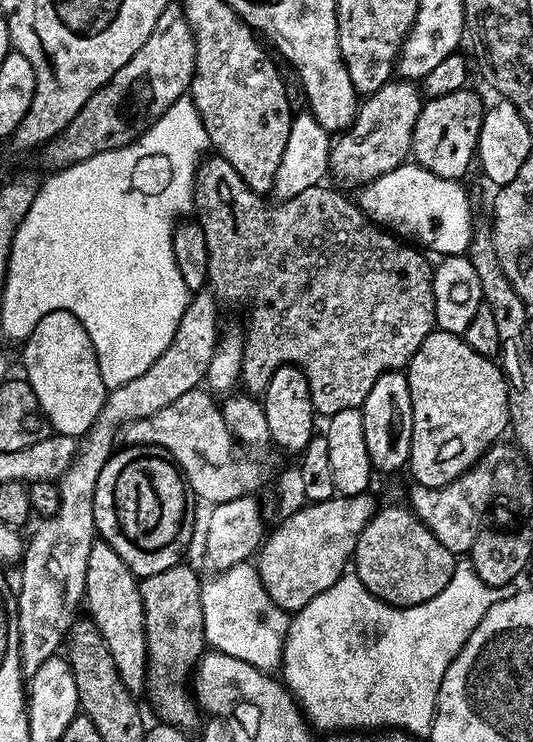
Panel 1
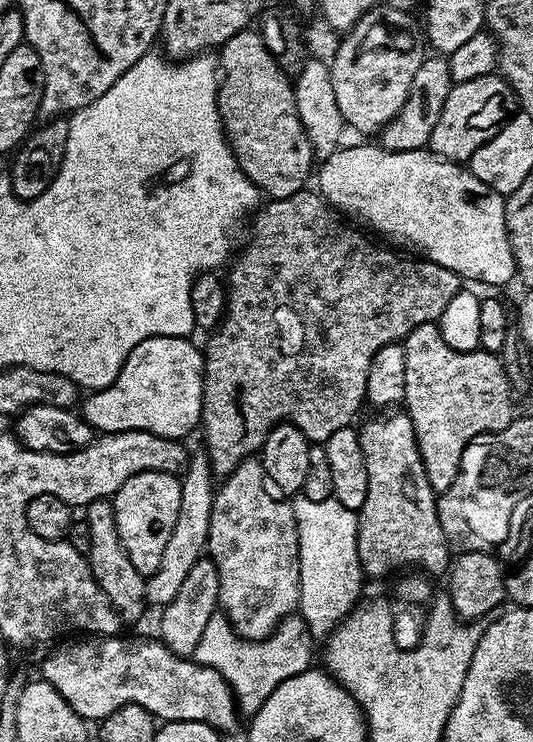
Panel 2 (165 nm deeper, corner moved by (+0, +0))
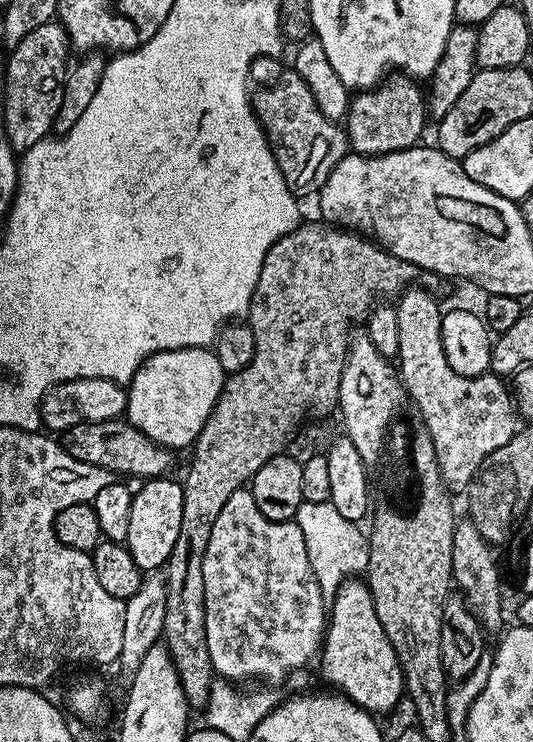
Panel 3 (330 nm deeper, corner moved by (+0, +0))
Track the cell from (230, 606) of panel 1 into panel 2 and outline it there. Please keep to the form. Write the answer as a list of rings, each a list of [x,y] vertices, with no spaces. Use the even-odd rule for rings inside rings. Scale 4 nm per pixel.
[[[217,614],[206,622],[206,631],[194,646],[191,659],[202,666],[210,666],[226,678],[232,687],[232,695],[236,697],[236,707],[245,717],[255,716],[256,711],[286,682],[286,678],[294,678],[294,674],[302,674],[313,667],[312,645],[314,639],[310,627],[299,614],[293,614],[276,627],[264,640],[244,640],[234,629],[227,616]]]

